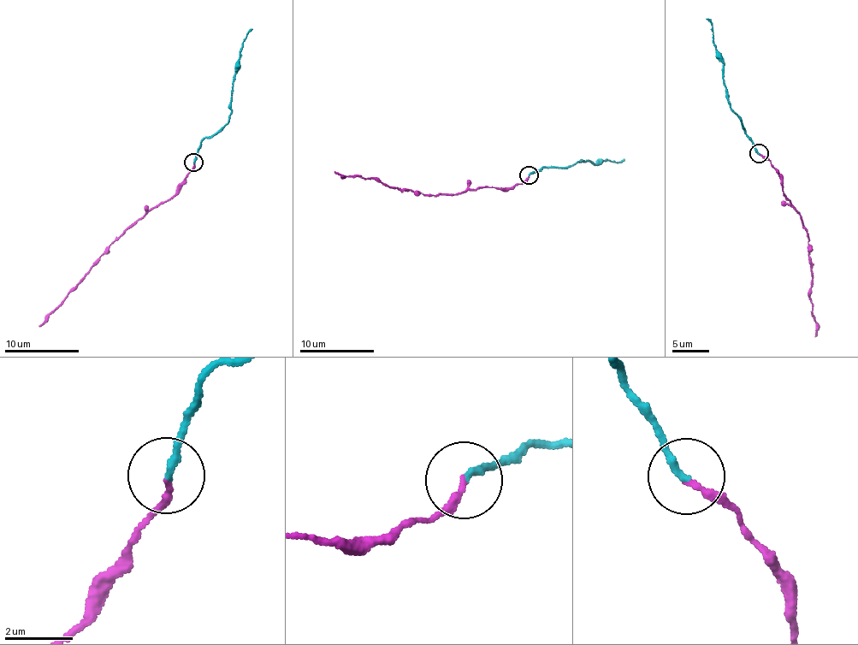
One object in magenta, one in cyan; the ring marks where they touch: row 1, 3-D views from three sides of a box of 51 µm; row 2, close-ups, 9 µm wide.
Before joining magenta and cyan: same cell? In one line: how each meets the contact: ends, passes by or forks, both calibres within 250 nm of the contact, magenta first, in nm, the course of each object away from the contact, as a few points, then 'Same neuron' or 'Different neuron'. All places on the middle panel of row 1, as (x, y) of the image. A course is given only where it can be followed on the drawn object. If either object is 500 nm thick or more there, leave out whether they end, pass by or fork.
At the ring magenta ends. At the ring cyan ends. Thickness 190 nm (magenta) against 220 nm. Course of magenta: (528, 175), (521, 183), (507, 188), (482, 186), (434, 196), (395, 189), (374, 178), (340, 175), (334, 171). Course of cyan: (528, 175), (543, 168), (568, 169), (579, 161), (594, 164), (605, 159), (612, 162), (624, 158). Same neuron

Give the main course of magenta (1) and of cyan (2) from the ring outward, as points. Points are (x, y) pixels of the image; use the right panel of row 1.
1: (760, 153), (779, 176), (784, 195), (799, 212), (807, 232), (813, 271), (809, 296), (817, 331), (814, 335)
2: (760, 153), (746, 133), (741, 116), (730, 106), (723, 62), (714, 46), (713, 29), (706, 18)

